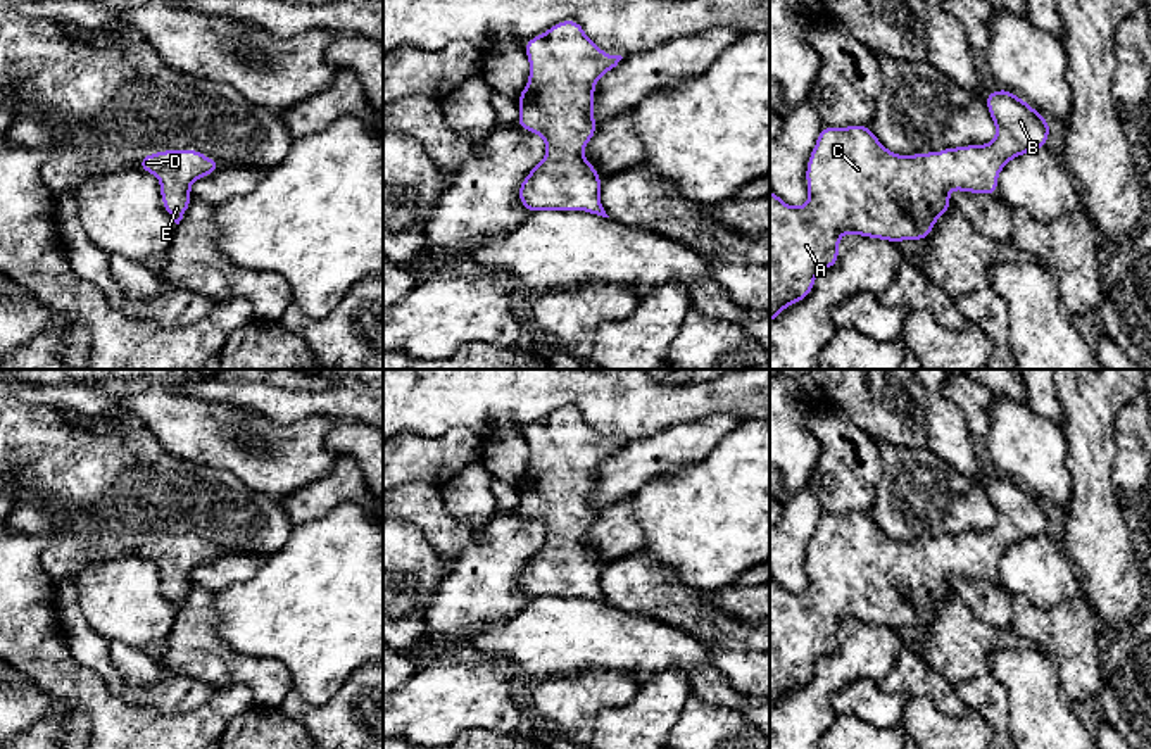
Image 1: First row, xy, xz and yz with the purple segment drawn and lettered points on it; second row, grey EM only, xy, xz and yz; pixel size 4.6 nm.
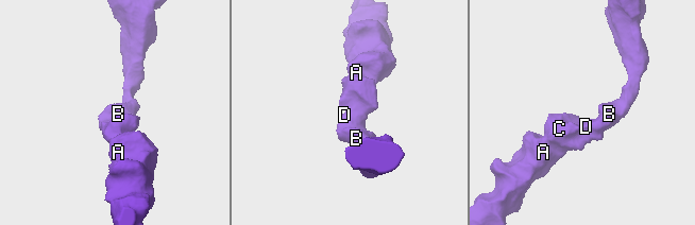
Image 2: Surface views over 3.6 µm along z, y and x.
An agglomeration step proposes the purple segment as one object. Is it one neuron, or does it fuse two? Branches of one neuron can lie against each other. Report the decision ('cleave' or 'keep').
keep

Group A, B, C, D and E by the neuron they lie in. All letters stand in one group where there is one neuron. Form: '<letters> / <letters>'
A B C D E

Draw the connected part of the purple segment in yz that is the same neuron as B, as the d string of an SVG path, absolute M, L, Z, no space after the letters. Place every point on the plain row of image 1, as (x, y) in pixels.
M1009 476L985 482L987 497L997 521L987 532L942 535L897 542L887 537L870 513L823 513L808 545L809 587L802 594L787 592L770 576L770 709L789 692L804 687L815 675L815 663L839 651L839 625L856 620L866 625L927 626L940 601L953 590L947 576L997 583L997 563L1015 544L1046 535L1053 513Z

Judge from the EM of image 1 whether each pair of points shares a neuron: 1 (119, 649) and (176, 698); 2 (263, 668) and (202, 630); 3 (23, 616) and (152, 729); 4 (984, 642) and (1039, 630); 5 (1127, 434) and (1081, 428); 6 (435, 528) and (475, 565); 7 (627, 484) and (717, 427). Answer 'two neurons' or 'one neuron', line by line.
1: two neurons
2: one neuron
3: one neuron
4: two neurons
5: two neurons
6: two neurons
7: one neuron

